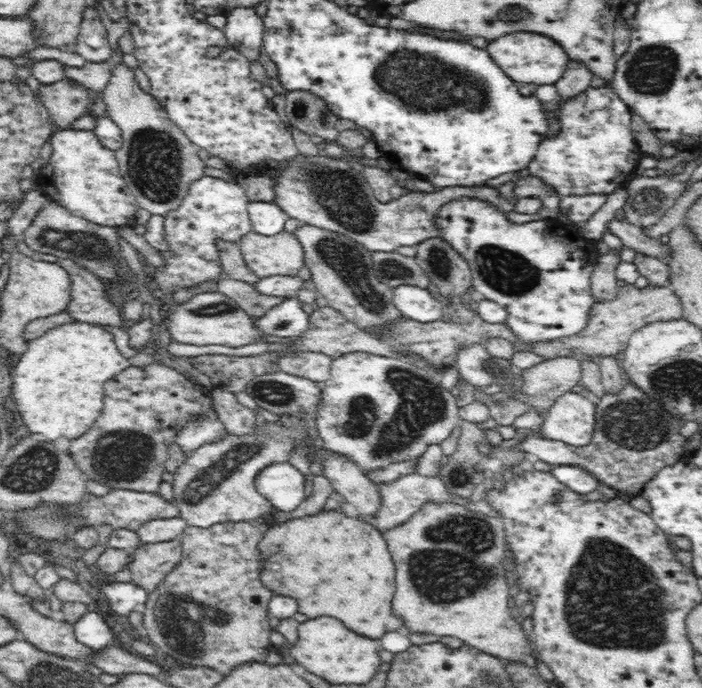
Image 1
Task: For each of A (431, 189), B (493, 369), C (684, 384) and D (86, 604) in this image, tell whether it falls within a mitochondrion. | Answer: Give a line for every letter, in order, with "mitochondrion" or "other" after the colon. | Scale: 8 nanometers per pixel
A: other
B: mitochondrion
C: mitochondrion
D: other

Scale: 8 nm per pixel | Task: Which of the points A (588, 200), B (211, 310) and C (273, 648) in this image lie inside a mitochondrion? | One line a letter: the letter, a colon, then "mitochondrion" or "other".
A: other
B: mitochondrion
C: other

